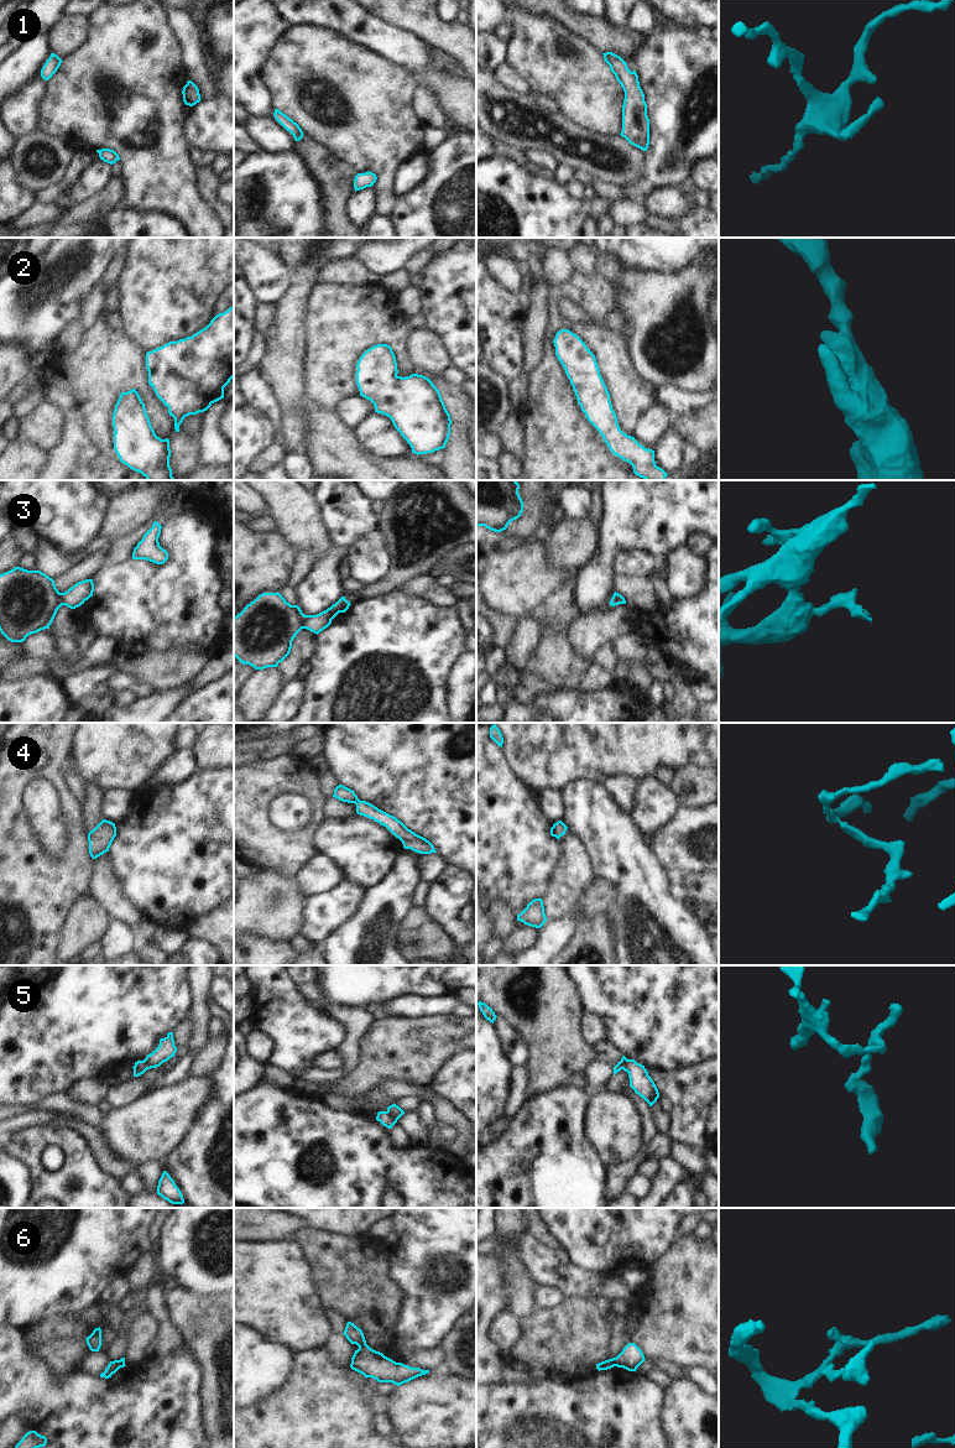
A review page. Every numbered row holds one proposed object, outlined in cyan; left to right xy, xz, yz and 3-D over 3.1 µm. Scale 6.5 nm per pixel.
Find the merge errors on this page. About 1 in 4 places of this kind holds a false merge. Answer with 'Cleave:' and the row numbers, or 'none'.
Cleave: 3, 4, 5, 6

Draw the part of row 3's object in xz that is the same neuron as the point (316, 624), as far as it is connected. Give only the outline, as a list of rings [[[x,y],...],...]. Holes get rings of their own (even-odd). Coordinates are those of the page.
[[[341,597],[335,604],[333,604],[327,610],[317,615],[306,615],[303,629],[307,629],[318,635],[320,631],[323,631],[332,624],[332,620],[339,613],[345,613],[350,605],[350,601],[348,601],[345,597]]]

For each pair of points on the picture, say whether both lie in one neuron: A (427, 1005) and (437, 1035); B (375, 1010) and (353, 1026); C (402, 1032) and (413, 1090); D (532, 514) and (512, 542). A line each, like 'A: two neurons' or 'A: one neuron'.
A: two neurons
B: two neurons
C: two neurons
D: two neurons

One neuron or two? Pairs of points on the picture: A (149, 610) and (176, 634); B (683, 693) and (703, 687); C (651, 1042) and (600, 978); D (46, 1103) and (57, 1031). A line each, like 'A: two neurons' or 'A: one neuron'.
A: one neuron
B: two neurons
C: one neuron
D: two neurons

